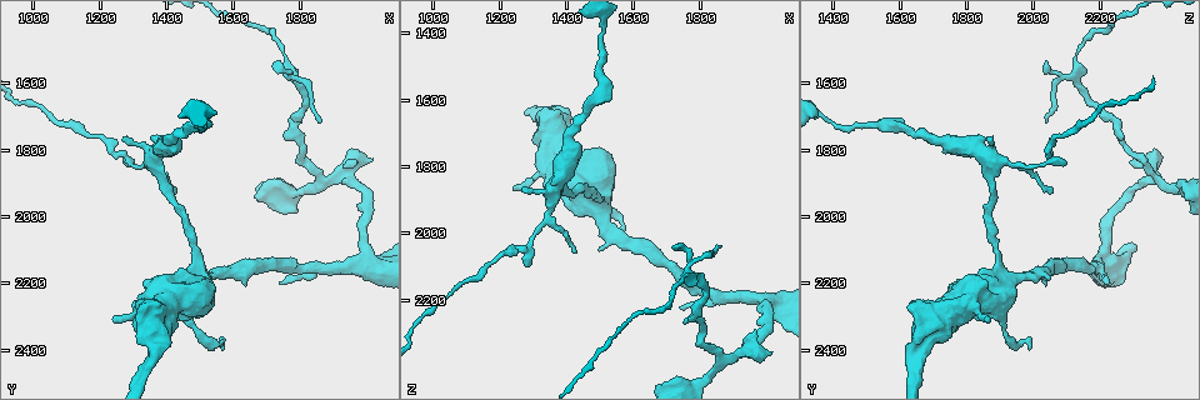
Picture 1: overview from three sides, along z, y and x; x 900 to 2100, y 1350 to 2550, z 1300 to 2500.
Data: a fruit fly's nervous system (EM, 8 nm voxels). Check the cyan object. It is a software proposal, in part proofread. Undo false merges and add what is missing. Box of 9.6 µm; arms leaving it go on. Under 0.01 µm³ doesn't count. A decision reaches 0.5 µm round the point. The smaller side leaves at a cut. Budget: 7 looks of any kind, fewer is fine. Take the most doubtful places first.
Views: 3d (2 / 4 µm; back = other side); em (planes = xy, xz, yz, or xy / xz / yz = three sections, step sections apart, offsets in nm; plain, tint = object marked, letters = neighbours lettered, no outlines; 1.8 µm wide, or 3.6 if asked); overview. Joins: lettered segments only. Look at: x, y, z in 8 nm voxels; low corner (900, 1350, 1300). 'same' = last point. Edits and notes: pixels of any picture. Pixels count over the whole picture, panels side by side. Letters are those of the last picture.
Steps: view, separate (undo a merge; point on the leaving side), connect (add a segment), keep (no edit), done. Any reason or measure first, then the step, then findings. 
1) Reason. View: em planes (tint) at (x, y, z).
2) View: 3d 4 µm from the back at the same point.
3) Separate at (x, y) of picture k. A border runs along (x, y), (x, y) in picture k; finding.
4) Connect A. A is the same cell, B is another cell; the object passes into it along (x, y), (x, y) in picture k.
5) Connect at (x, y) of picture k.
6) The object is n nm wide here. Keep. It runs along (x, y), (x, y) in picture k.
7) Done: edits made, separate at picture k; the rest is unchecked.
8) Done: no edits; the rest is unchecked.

Sharp bend. View: em planes (letters) at (1850, 2150, 2190).

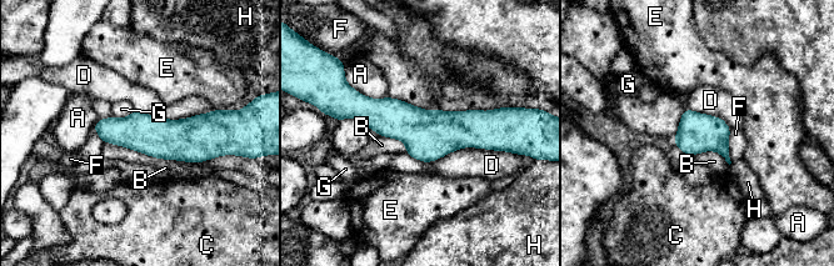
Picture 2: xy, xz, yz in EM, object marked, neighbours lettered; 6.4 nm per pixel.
Keep. A, B, C, D, E, F, G and H are other cells; a border runs along (505, 150), (459, 147), (427, 162) in picture 2; all the same neuron.

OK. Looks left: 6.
Three arms meet. View: 3d 2 µm at (1780, 1580, 2130).

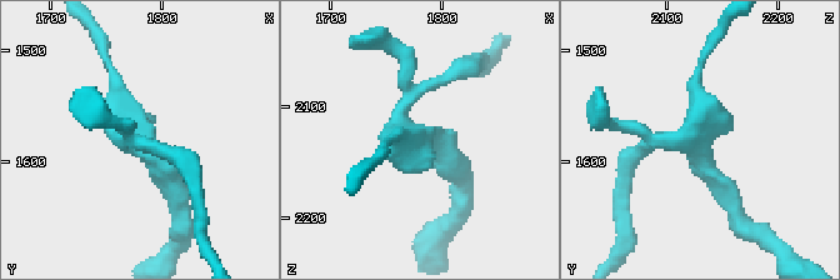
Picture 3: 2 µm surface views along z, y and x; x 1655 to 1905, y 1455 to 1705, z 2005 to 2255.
View: em xy step 4 (tint) at (1780, 1576, 2132).

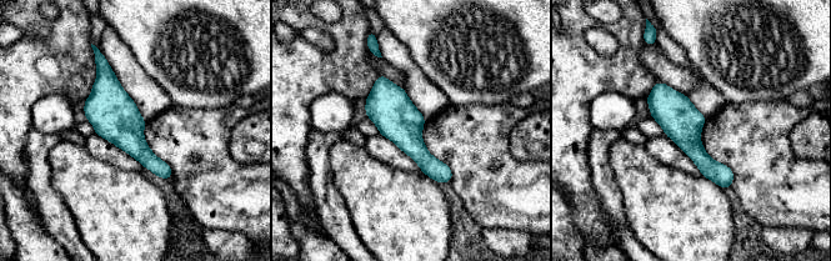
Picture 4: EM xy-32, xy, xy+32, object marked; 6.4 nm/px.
View: em xy step 4 (letters) at the same point.

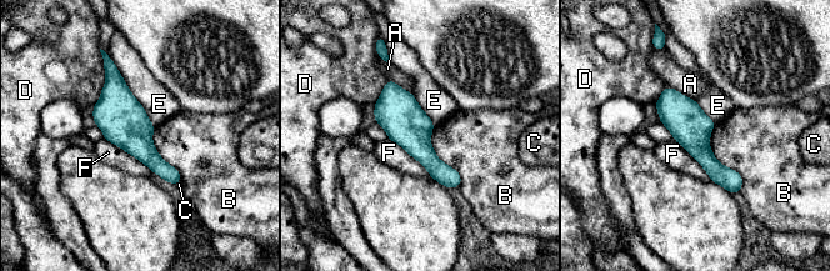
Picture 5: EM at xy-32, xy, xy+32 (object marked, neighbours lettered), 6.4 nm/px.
Keep. A, B, C, D, E and F are other cells; it runs along (111, 68), (118, 114), (176, 179) in picture 5; continuous, no second neuron.

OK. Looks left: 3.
Free end. View: em xy step 8 (tint) at (1490, 2180, 2050).

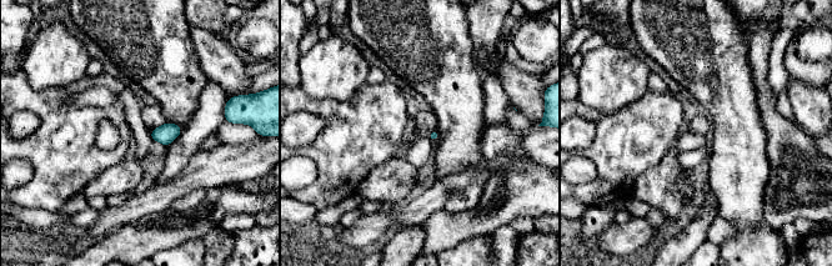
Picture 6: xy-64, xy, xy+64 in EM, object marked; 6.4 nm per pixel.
Cut it another way. View: em planes (letters) at the same point.

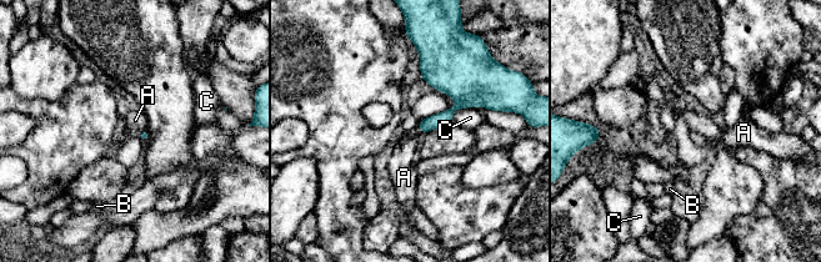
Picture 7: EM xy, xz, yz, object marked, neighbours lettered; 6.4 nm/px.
The longest contact is with C, 190 nm. Keep. A, B and C are other cells; a border runs along (417, 126), (422, 134) in picture 7; no lettered segment goes on from it.

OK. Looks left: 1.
Done: no edits; the rest is unchecked.

